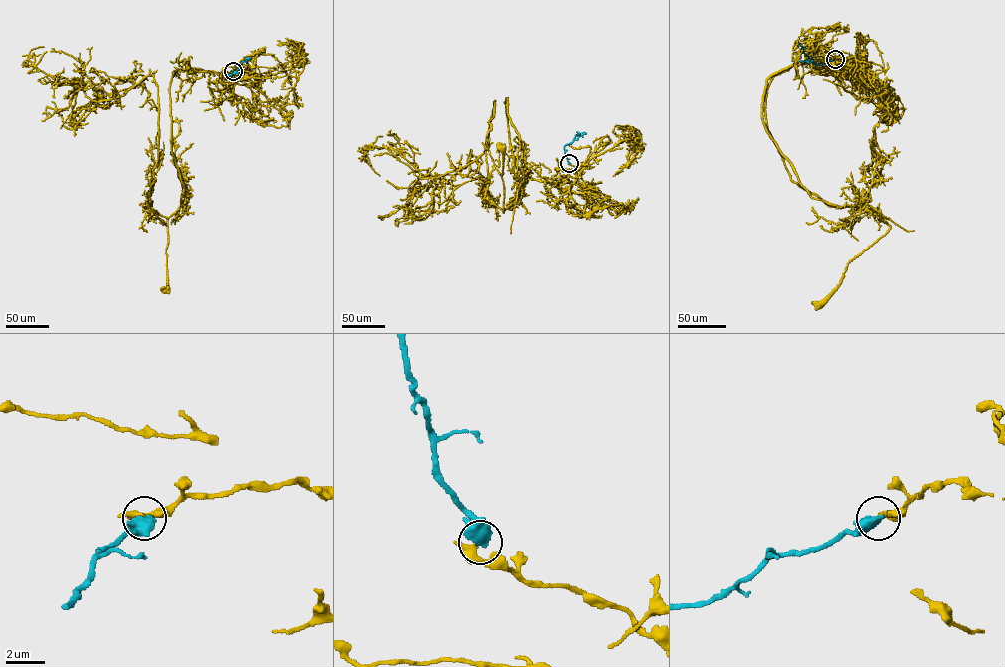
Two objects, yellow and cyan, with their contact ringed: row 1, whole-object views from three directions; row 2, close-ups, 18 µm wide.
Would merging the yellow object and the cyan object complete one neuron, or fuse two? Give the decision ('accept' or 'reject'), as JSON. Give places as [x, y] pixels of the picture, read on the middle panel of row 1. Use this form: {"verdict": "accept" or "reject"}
{"verdict": "reject"}

